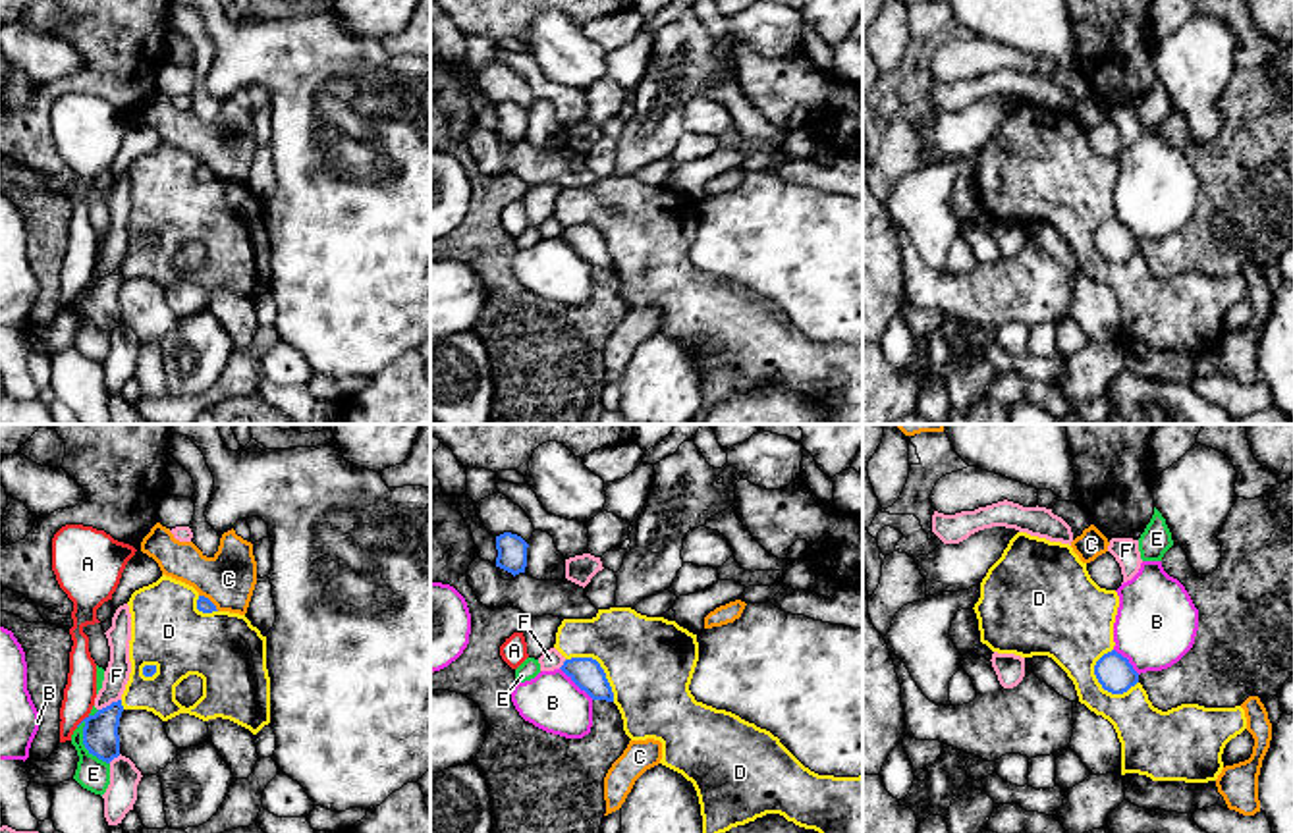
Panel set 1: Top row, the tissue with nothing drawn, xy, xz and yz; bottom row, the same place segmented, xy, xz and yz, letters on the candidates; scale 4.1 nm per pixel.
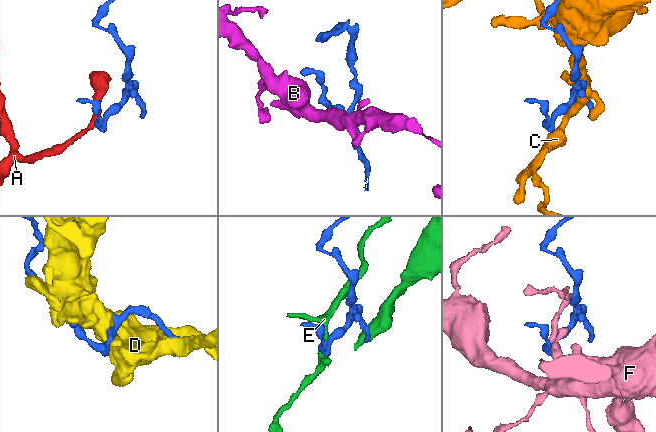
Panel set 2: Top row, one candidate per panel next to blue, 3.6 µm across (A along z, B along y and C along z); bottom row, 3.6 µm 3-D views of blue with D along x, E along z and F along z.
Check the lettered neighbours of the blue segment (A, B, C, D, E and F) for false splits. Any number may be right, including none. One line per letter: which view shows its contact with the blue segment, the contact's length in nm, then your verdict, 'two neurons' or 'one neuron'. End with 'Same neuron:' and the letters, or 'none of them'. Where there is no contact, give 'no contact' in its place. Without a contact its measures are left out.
A: xy | 80 nm | two neurons
B: xz | 190 nm | two neurons
C: xy | 110 nm | two neurons
D: yz | 200 nm | two neurons
E: xy | 220 nm | two neurons
F: xy | 110 nm | two neurons
Same neuron: none of them

